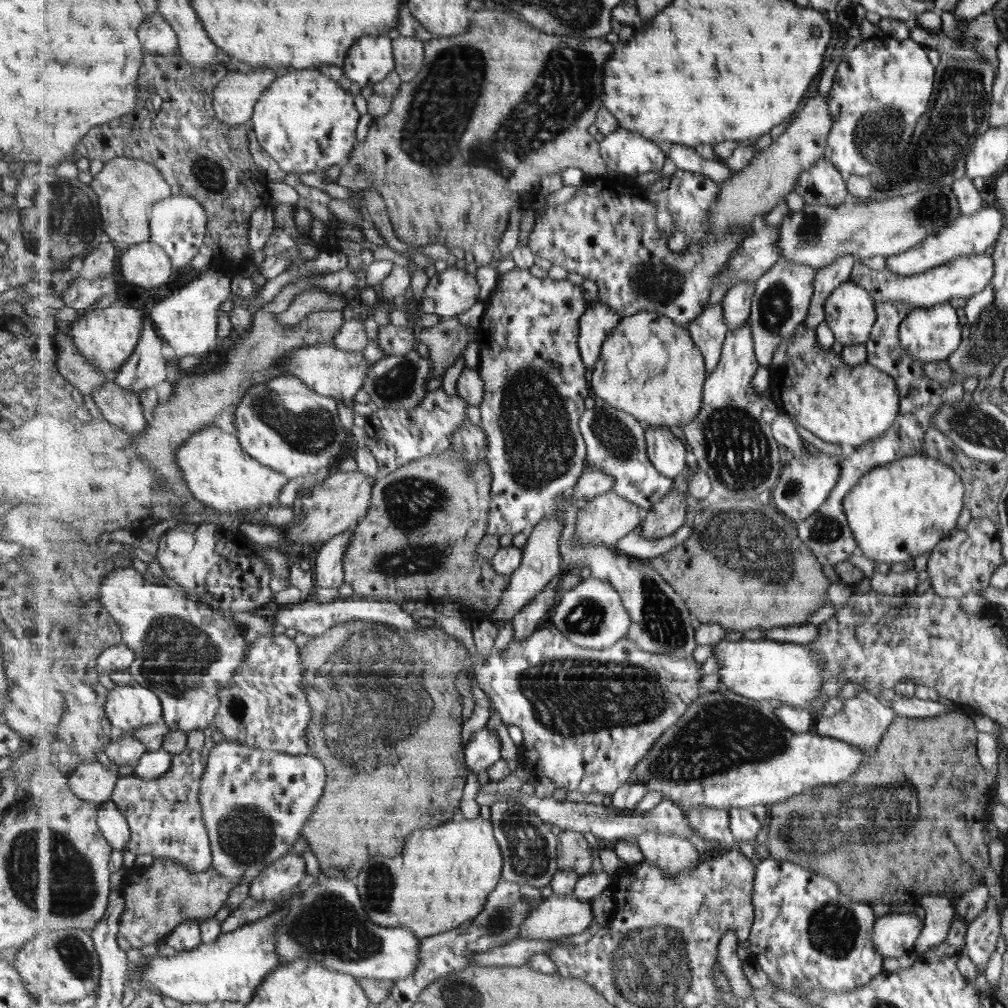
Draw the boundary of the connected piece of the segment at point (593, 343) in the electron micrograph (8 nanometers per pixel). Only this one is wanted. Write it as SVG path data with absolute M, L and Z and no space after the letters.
M601 300L591 302L581 317L579 347L586 368L593 372L599 362L603 344L614 328L622 322L623 315Z

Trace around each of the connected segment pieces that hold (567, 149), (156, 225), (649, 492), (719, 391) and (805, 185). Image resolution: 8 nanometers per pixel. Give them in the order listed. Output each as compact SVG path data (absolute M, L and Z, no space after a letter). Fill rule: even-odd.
M479 10L473 16L471 32L463 34L463 40L461 40L461 34L459 34L450 37L437 36L426 43L423 68L413 81L401 84L397 96L394 96L391 112L383 117L376 118L376 122L375 119L372 120L365 140L356 144L349 157L349 162L341 165L341 174L337 178L336 184L351 191L350 199L355 202L355 206L359 206L359 210L363 213L367 212L365 198L360 197L358 192L369 187L377 187L379 191L382 191L393 231L408 246L420 247L429 244L443 244L446 247L457 246L471 252L477 266L491 266L497 262L497 248L499 248L501 238L507 230L511 208L518 204L518 206L524 208L532 207L535 209L536 205L542 201L539 196L539 182L541 182L542 176L557 174L565 168L581 168L587 176L607 175L609 168L602 157L600 142L597 142L593 135L589 134L589 126L596 123L596 112L604 106L603 64L607 62L609 54L613 54L615 50L612 44L603 38L549 36L549 34L543 34L543 32L531 28L525 20L519 20L513 14L505 14L505 12L495 12L493 14L493 10ZM485 156L495 158L497 166L483 166L479 158L485 158Z
M170 196L158 201L150 216L152 241L161 245L170 255L174 268L187 266L199 254L207 232L207 214L197 198Z
M610 405L587 409L581 417L580 429L587 444L586 468L596 467L613 478L613 492L631 500L647 514L658 501L667 497L675 480L660 474L648 455L646 425L635 416Z
M747 321L727 334L721 361L717 369L707 376L705 382L701 412L691 423L683 426L682 432L696 457L697 466L713 481L712 496L718 500L755 499L759 494L763 494L763 490L774 490L782 474L779 442L774 437L771 423L763 420L763 410L767 408L769 402L757 394L755 388L751 386L751 380L757 374L759 366L755 353L753 327Z
M824 157L799 175L794 191L802 196L805 206L837 208L851 196L846 178L846 175Z

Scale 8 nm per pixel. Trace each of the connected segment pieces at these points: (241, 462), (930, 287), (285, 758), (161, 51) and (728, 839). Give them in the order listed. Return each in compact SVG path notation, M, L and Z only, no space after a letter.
M211 425L191 435L175 453L176 462L187 480L187 486L194 498L218 512L241 512L259 510L264 506L271 508L287 484L289 478L285 474L264 466L247 453L236 433L223 432L216 425Z
M985 253L970 254L966 257L957 257L954 260L943 263L935 269L929 269L921 274L911 276L899 276L883 270L873 270L862 262L855 264L851 274L851 281L865 287L874 301L905 301L909 308L930 307L938 303L948 303L951 298L969 298L971 294L982 292L983 288L989 285L994 274L994 262L991 262L991 255Z
M229 740L215 744L207 752L207 765L201 778L199 799L202 800L204 820L207 831L210 832L213 868L216 873L237 880L240 884L243 881L251 883L275 860L291 853L302 829L312 818L325 793L327 776L323 761L311 753L293 756L277 750L251 748Z
M159 12L148 15L139 27L139 38L145 52L152 55L173 55L180 48L177 32Z
M684 808L688 824L718 849L732 850L737 840L730 830L730 812L724 808Z

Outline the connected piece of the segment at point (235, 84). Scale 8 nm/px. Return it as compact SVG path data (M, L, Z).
M230 70L233 74L227 74L222 82L214 90L214 105L216 116L223 120L229 126L239 126L251 122L255 105L259 98L263 96L265 90L277 80L277 72L275 70L253 70L247 74Z

